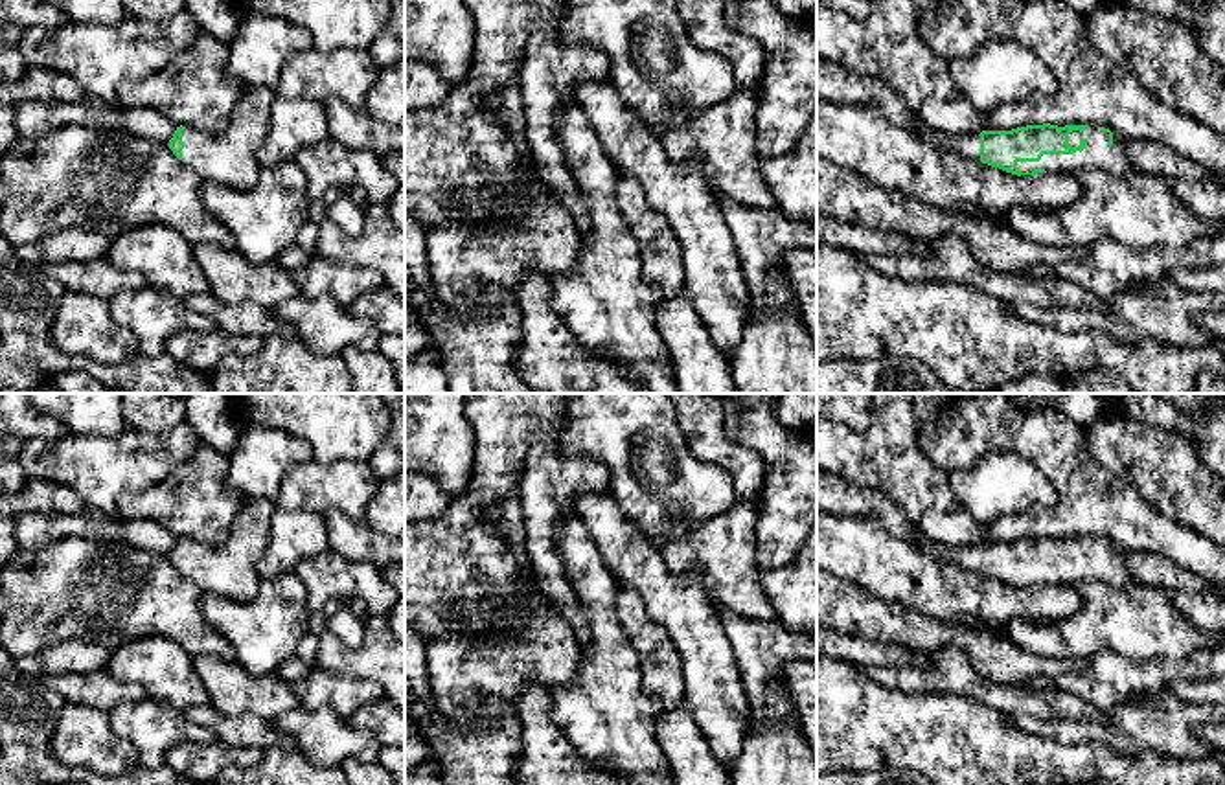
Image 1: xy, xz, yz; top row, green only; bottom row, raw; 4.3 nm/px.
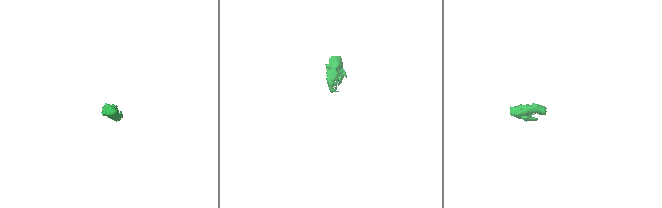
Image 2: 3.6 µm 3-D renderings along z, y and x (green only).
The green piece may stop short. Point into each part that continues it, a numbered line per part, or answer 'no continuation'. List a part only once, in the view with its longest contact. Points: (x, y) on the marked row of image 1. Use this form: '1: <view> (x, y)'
1: yz (835, 83)
2: yz (1097, 155)

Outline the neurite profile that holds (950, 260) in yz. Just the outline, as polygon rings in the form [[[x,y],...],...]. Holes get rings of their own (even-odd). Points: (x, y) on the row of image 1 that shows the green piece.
[[[958,235],[931,239],[929,252],[923,256],[853,254],[887,278],[956,283],[1006,305],[1030,303],[1039,309],[1109,311],[1107,300],[1093,296],[1089,290],[1065,278],[1026,278],[1017,272],[993,270],[977,261],[966,241]]]

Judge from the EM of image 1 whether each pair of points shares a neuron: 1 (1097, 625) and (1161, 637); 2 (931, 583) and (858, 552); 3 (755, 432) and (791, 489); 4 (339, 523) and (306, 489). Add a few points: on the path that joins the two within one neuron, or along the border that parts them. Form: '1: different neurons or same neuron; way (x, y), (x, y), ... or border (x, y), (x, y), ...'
1: same neuron; way (1113, 625), (1144, 625)
2: same neuron; way (913, 570), (896, 570), (876, 559)
3: same neuron; way (769, 447), (791, 475)
4: different neurons; border (322, 513), (341, 510), (348, 517), (365, 523)

